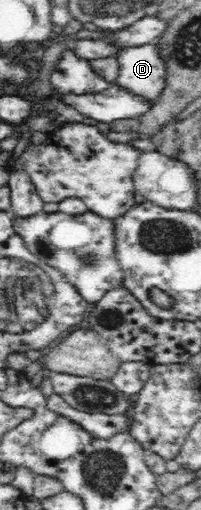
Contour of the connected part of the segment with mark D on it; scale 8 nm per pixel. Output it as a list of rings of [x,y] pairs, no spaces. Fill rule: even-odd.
[[[157,43],[121,48],[117,84],[148,100],[157,100],[166,87],[167,64]]]

